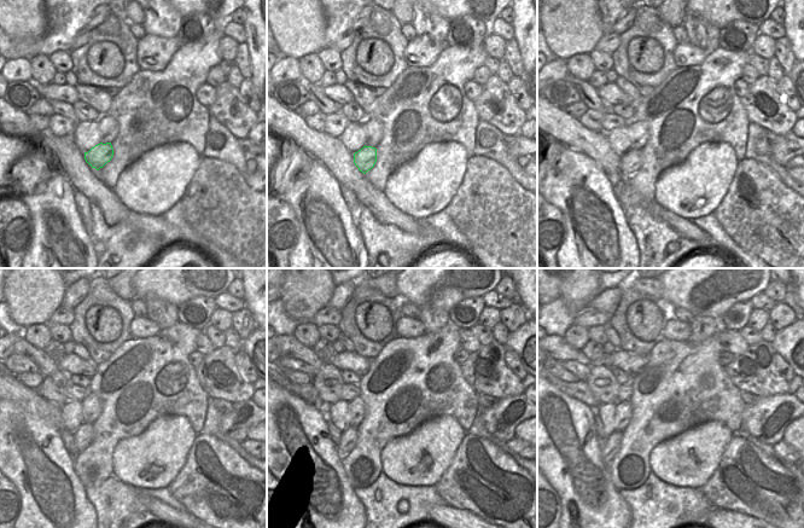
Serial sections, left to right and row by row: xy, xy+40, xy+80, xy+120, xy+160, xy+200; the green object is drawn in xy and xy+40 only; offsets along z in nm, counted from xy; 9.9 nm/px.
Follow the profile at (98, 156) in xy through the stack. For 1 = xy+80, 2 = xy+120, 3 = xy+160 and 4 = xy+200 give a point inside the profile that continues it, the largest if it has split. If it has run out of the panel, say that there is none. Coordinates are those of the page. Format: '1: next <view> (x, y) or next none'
1: next xy+80 (630, 162)
2: next xy+120 (83, 435)
3: next xy+160 (349, 436)
4: next xy+200 (611, 445)

